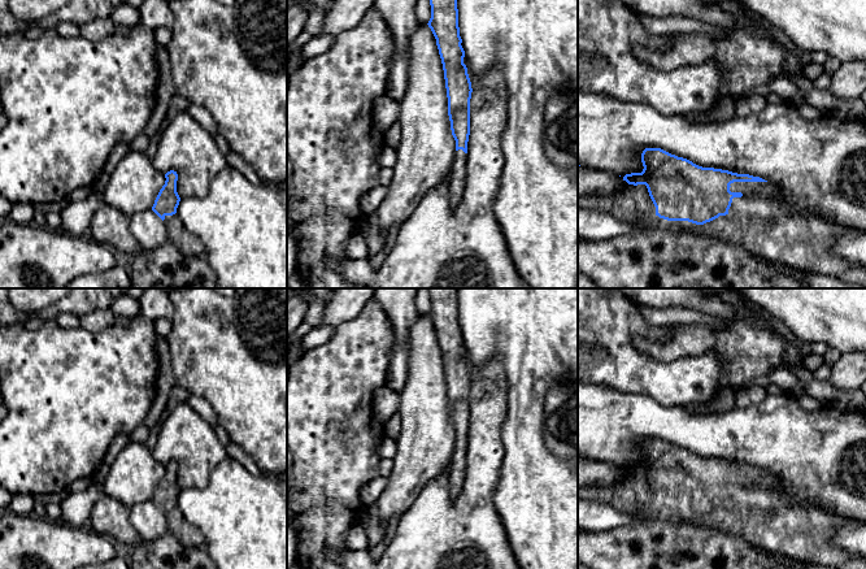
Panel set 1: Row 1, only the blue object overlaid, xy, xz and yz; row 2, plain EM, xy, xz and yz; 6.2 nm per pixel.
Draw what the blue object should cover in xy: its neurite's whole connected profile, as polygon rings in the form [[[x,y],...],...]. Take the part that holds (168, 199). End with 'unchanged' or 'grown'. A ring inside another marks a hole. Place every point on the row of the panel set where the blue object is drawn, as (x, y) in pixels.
[[[170,170],[165,174],[165,184],[160,190],[152,210],[165,222],[169,240],[184,255],[197,256],[204,253],[204,246],[192,235],[177,214],[180,197],[177,192],[178,174]]]; grown

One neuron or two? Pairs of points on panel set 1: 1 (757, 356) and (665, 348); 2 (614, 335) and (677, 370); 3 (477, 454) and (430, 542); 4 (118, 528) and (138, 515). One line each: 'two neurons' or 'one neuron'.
1: one neuron
2: one neuron
3: one neuron
4: two neurons

